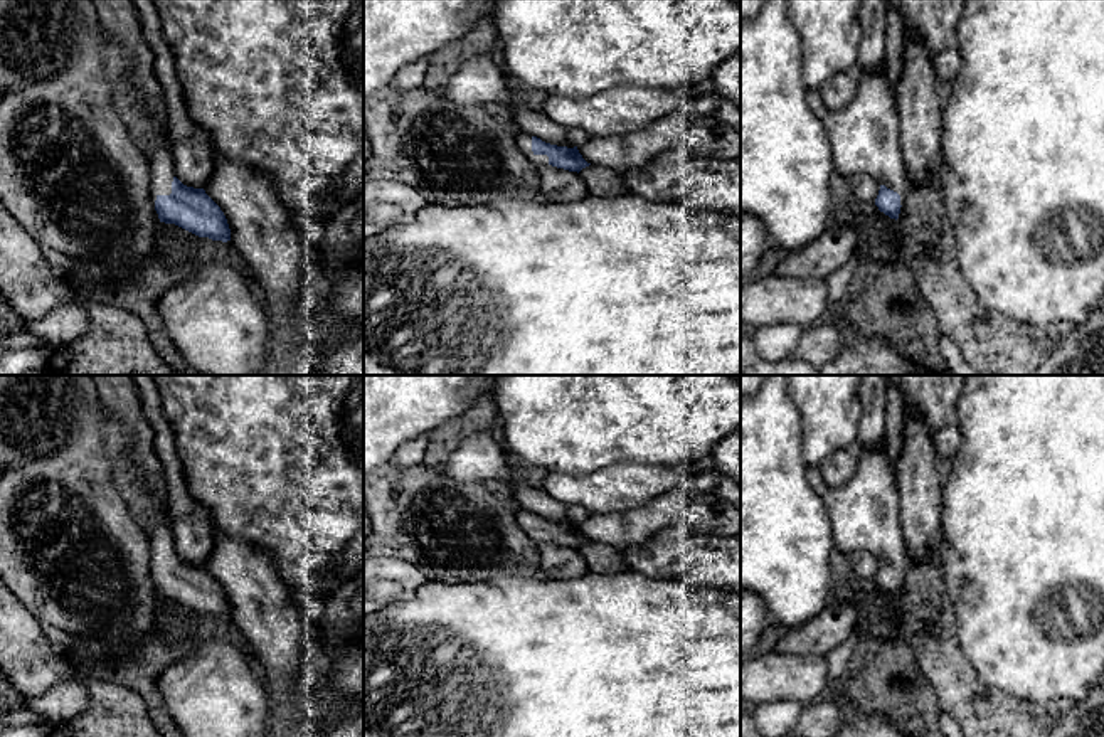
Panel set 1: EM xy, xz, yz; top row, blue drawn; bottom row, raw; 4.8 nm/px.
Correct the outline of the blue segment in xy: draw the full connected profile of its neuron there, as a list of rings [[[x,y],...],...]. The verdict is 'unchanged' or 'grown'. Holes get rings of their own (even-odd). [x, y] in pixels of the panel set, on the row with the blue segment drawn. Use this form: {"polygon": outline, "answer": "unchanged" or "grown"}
{"polygon": [[[106,32],[99,37],[99,62],[113,91],[113,104],[150,170],[150,188],[160,222],[175,224],[199,237],[231,241],[220,207],[204,188],[183,185],[175,177],[173,141],[150,109],[148,98],[133,81],[133,57]]], "answer": "grown"}

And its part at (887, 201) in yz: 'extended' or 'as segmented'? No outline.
extended

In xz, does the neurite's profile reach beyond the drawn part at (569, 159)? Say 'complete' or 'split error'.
split error

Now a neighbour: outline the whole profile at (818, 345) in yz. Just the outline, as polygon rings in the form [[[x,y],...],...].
[[[825,323],[803,328],[799,342],[789,358],[811,363],[816,370],[835,360],[843,348],[838,325]]]

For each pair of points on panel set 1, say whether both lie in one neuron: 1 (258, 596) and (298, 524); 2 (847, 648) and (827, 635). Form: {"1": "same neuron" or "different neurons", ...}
{"1": "different neurons", "2": "different neurons"}

